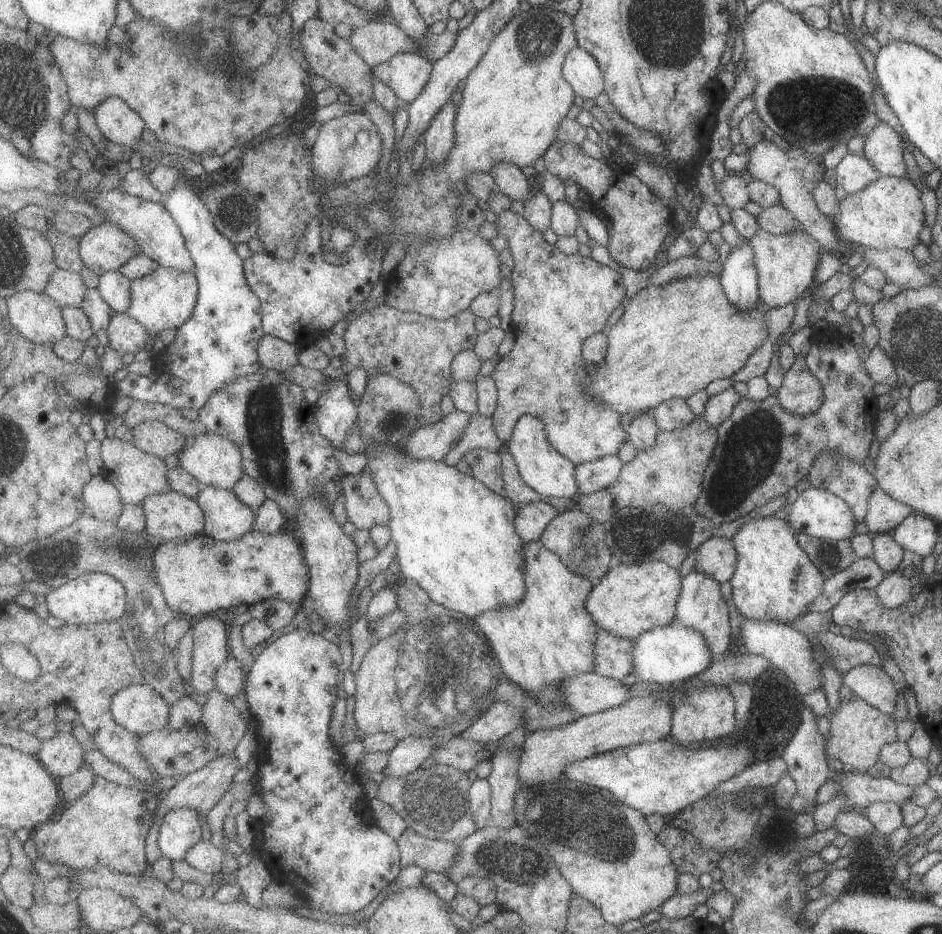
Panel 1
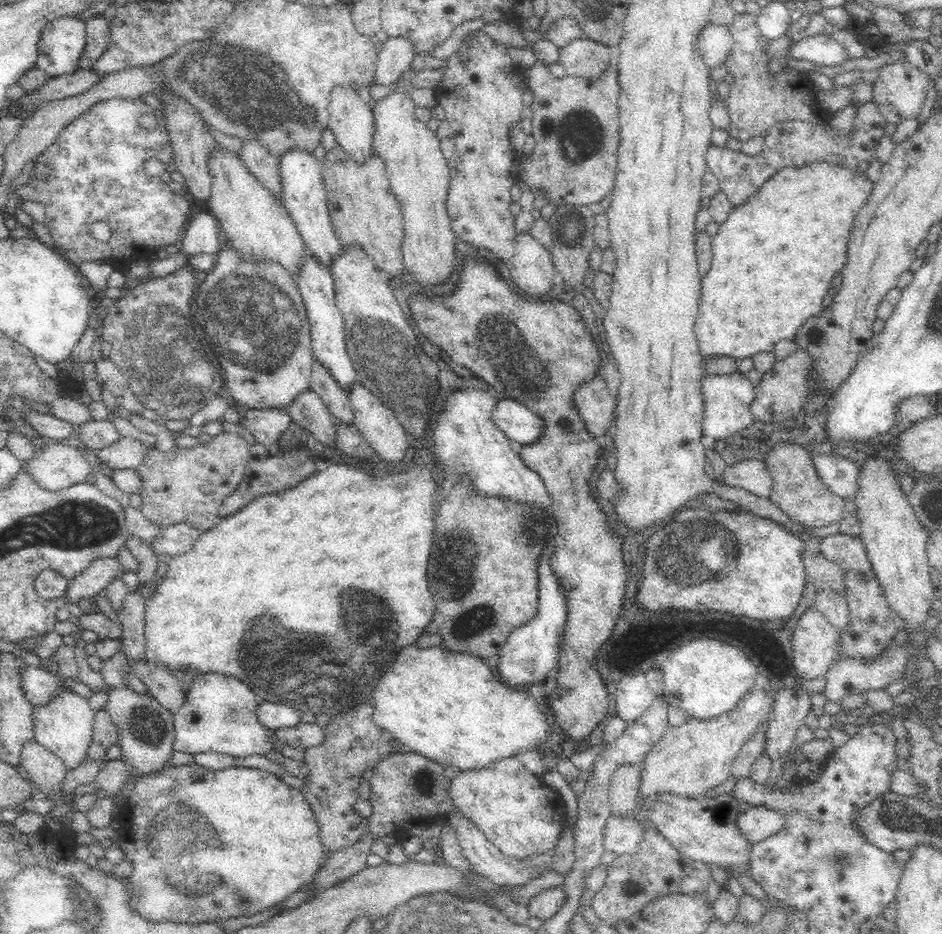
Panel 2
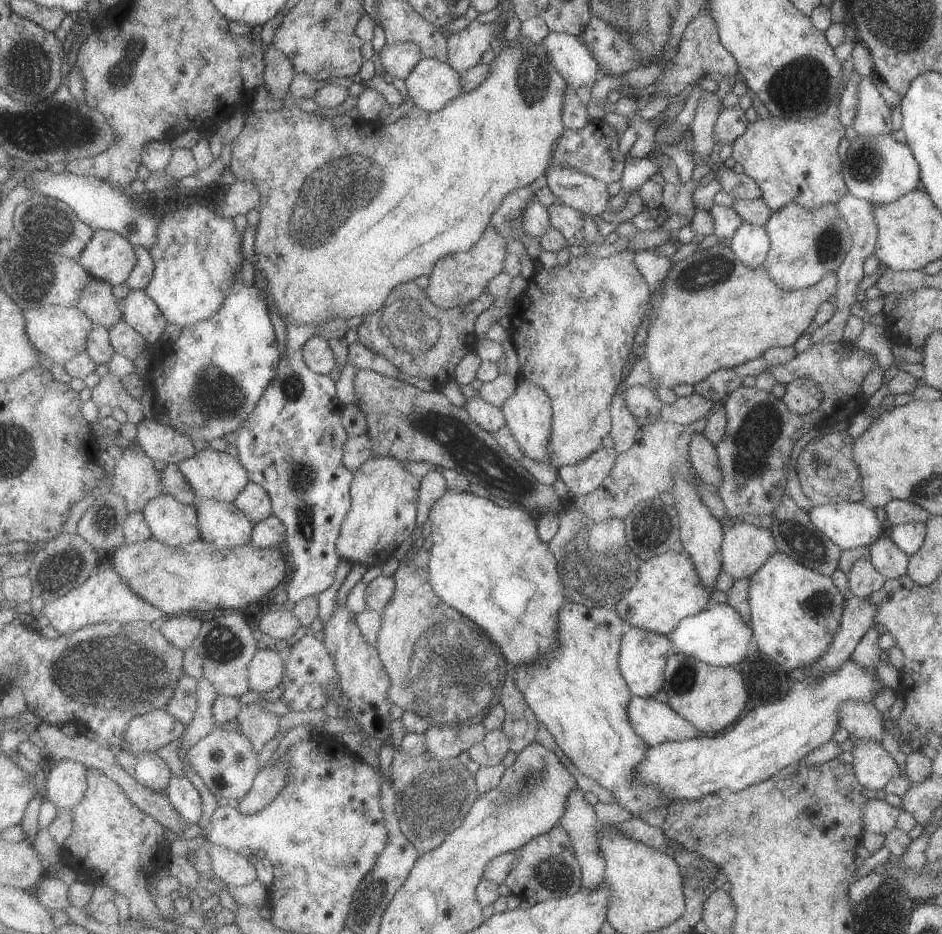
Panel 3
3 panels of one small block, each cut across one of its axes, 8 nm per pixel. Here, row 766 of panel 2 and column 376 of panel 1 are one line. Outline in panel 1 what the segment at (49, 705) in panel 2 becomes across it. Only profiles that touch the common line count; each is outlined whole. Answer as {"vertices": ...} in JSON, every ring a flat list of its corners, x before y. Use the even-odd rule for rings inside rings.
{"vertices":[[414,53,397,54,390,62,373,67,375,76,387,82,408,104,426,92,434,70,434,62]]}

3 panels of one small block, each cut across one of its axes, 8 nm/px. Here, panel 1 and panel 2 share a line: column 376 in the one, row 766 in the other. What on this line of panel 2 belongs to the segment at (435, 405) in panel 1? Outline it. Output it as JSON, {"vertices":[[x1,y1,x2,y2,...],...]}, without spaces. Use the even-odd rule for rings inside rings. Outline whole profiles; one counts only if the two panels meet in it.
{"vertices":[[356,704,348,712,332,716,324,727,326,740,316,747,305,749,305,763,309,768,308,782,300,789,310,801,319,822,319,833,330,852,354,844,366,828,366,818,354,814,352,804,358,800,358,788,364,770,376,768,380,762,394,753,407,749,396,744,388,731,374,725,370,720,370,704]]}

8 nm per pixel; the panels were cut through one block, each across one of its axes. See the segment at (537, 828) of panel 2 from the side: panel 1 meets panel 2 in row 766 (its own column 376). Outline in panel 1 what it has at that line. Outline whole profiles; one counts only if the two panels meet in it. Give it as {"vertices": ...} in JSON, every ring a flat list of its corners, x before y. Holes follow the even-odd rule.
{"vertices":[[365,469,357,475,345,476,345,506,348,520,360,530,391,523,393,514,388,501,381,495,374,473]]}

